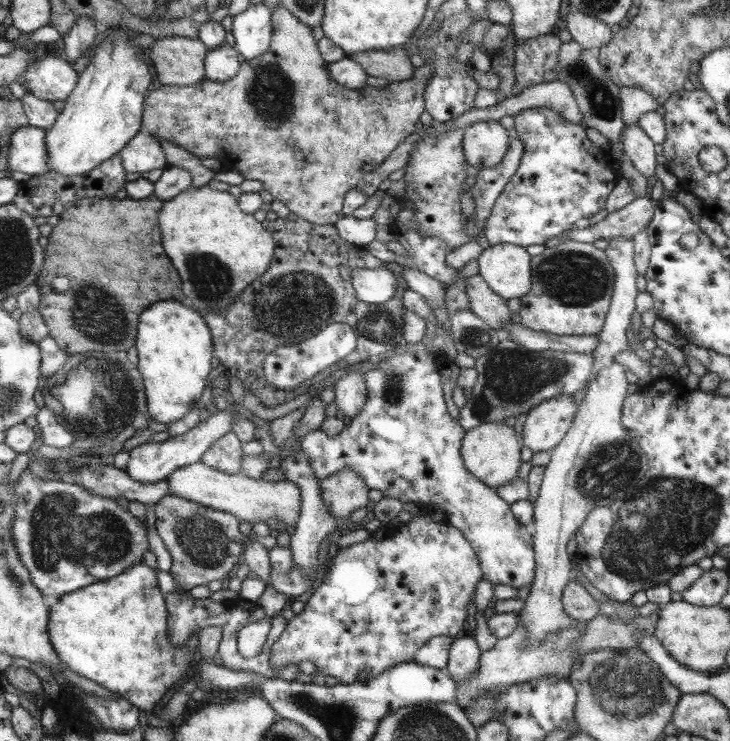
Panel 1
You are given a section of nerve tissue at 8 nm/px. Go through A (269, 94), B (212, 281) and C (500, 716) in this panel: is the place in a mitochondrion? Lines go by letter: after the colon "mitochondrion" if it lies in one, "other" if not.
A: mitochondrion
B: mitochondrion
C: other

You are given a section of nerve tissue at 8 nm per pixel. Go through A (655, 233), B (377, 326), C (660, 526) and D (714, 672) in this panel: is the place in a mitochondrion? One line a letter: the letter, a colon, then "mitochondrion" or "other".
A: other
B: mitochondrion
C: mitochondrion
D: other

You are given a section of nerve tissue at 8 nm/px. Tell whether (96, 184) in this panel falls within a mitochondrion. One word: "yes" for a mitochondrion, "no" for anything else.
no

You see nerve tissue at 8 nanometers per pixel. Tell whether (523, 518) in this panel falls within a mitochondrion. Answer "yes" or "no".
no

